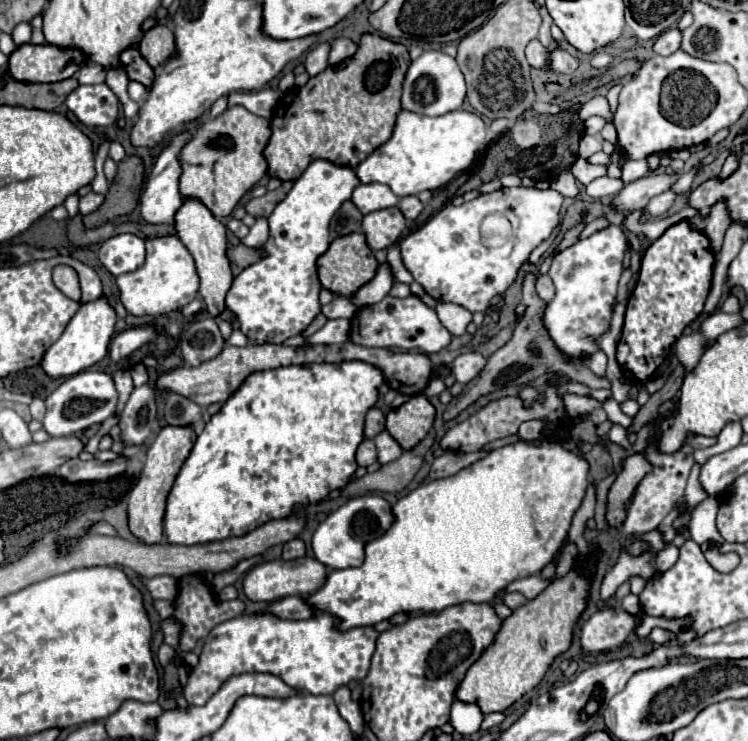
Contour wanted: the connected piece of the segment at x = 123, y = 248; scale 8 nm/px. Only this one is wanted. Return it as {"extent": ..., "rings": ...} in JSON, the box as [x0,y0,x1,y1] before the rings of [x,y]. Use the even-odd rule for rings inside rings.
{"extent":[98,234,144,274],"rings":[[[120,234],[108,238],[98,252],[100,262],[114,274],[134,272],[144,264],[144,240],[134,234]]]}

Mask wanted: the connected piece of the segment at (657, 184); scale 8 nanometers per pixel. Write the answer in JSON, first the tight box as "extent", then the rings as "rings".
{"extent":[612,172,680,210],"rings":[[[664,172],[664,174],[646,174],[644,178],[626,184],[620,194],[612,200],[618,210],[644,210],[652,196],[658,196],[666,190],[672,190],[676,180],[680,178],[678,172]]]}

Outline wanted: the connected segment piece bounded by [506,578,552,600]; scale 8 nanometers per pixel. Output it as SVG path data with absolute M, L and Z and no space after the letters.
M520 578L520 580L514 580L506 592L520 592L526 596L526 600L532 600L534 596L538 596L552 580L546 580L546 578Z

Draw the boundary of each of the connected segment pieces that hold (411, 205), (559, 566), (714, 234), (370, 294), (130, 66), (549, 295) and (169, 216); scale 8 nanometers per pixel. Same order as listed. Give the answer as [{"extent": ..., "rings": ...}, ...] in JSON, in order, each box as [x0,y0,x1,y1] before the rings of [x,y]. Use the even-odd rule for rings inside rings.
[{"extent":[398,196,422,222],"rings":[[[404,196],[404,198],[398,202],[398,210],[406,216],[408,222],[414,222],[416,216],[422,212],[422,202],[420,202],[416,196]]]},{"extent":[554,542,576,578],"rings":[[[566,542],[566,546],[562,548],[562,552],[556,558],[556,574],[554,574],[554,578],[566,576],[572,570],[574,562],[576,562],[576,544],[574,542]]]},{"extent":[704,202,730,256],"rings":[[[718,202],[708,220],[706,220],[706,228],[704,228],[704,234],[708,236],[710,240],[710,250],[714,256],[720,254],[720,248],[722,248],[722,240],[724,240],[724,232],[728,230],[730,226],[730,218],[728,218],[728,210],[724,206],[724,202]]]},{"extent":[352,262,394,308],"rings":[[[382,262],[378,266],[378,272],[376,276],[366,282],[354,296],[352,296],[352,302],[360,308],[360,306],[370,306],[370,304],[376,304],[380,302],[392,288],[394,284],[394,274],[392,274],[392,268],[388,262]]]},{"extent":[120,48,154,88],"rings":[[[130,48],[130,50],[122,52],[122,54],[120,54],[120,60],[122,60],[122,66],[124,66],[124,70],[126,70],[126,74],[128,74],[130,80],[138,80],[138,82],[142,82],[146,88],[150,88],[150,84],[152,84],[152,80],[154,80],[154,70],[152,70],[152,66],[140,56],[138,48]]]},{"extent":[536,274,554,302],"rings":[[[542,274],[536,278],[536,294],[546,302],[550,302],[554,298],[554,284],[548,274]]]},{"extent":[140,132,190,224],"rings":[[[190,132],[176,136],[172,144],[162,150],[146,180],[140,198],[140,212],[150,224],[174,224],[174,216],[182,206],[182,196],[178,192],[178,178],[182,172],[178,152],[188,140]]]}]

